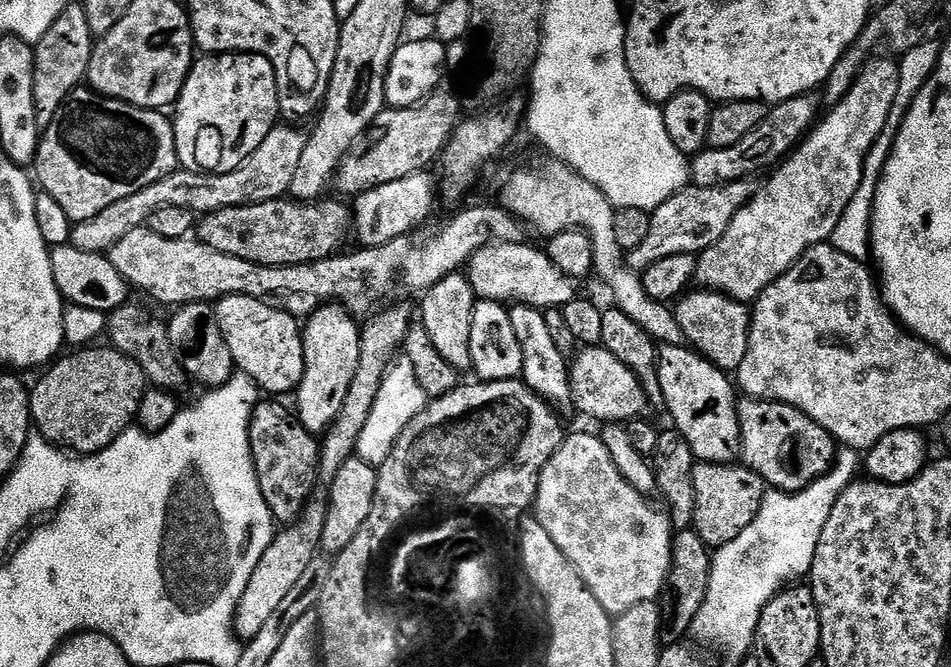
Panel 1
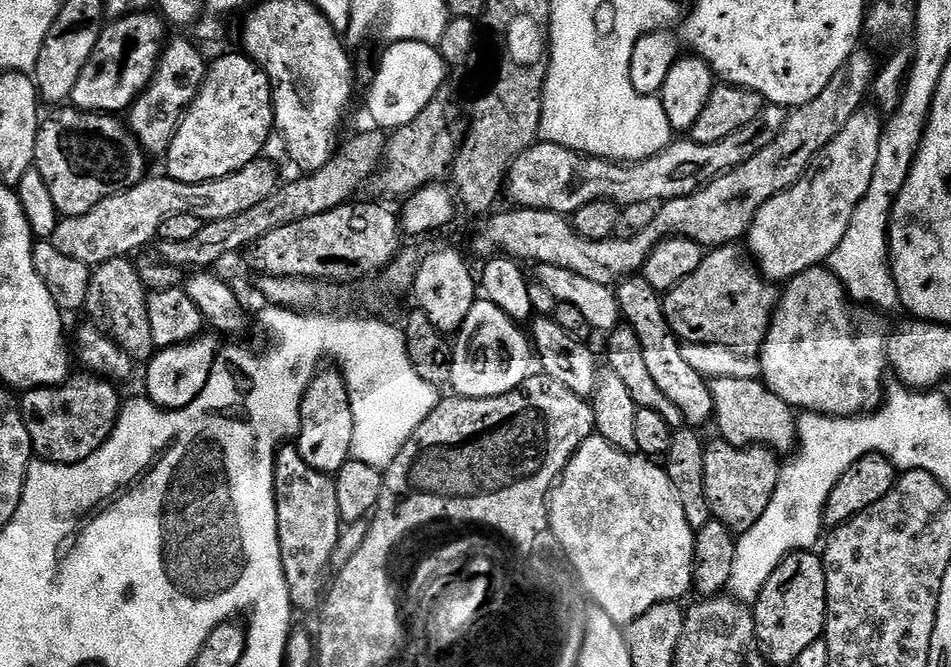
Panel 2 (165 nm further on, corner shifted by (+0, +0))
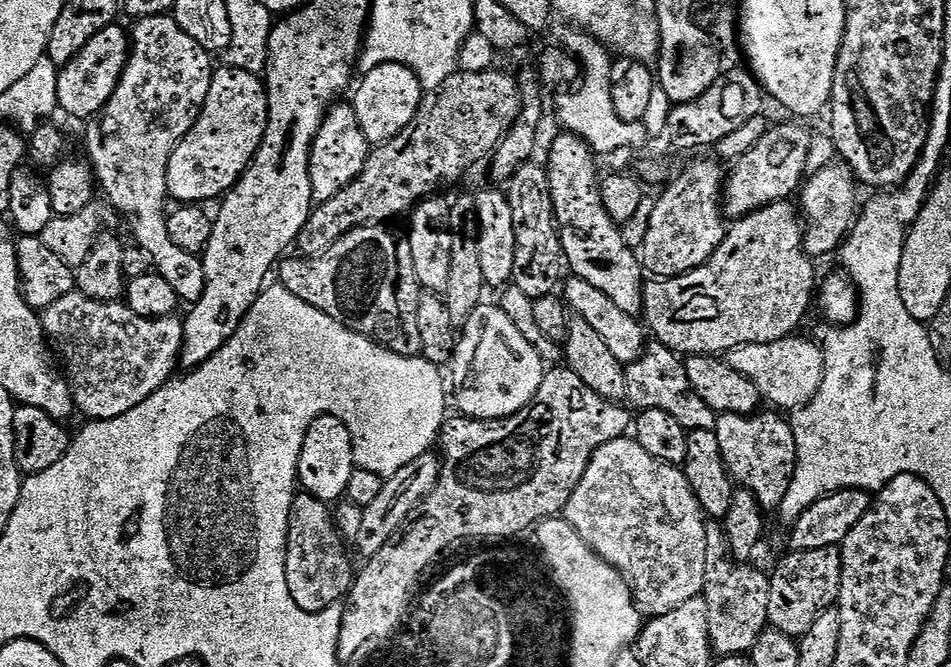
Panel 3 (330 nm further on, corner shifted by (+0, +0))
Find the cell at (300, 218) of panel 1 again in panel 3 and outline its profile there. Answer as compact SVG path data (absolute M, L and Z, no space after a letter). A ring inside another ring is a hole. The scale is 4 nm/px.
M366 224L338 238L321 256L292 254L281 259L278 284L351 332L373 340L386 350L404 354L409 351L410 332L404 329L400 288L396 285L400 280L402 252L396 249L396 240L386 229L379 224Z

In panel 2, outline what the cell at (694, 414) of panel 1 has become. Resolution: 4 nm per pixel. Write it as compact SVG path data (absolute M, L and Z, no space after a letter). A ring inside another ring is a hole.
M643 274L627 276L615 285L616 301L620 307L620 315L623 323L638 334L638 342L642 346L642 359L650 369L650 378L654 378L658 390L682 410L682 418L685 425L691 426L697 430L703 429L703 424L713 419L716 407L709 381L698 375L694 369L682 359L681 341L677 340L668 325L668 319L664 313L664 302L661 293L646 282Z

